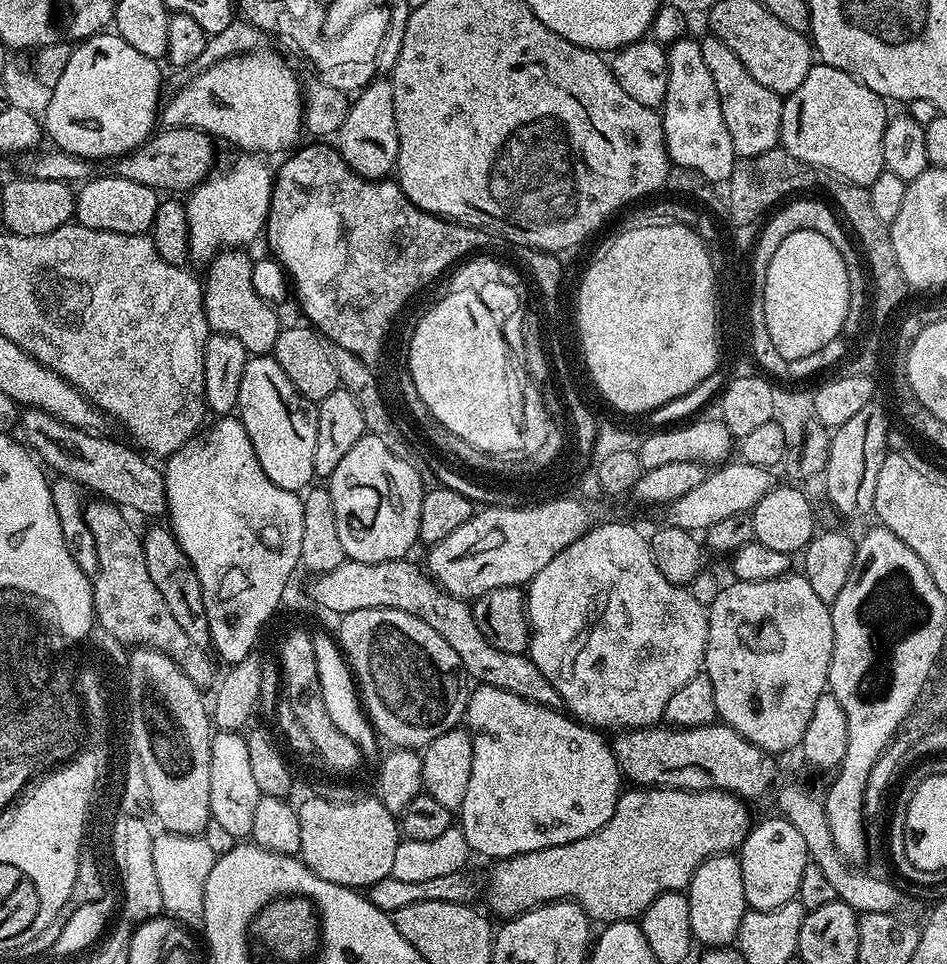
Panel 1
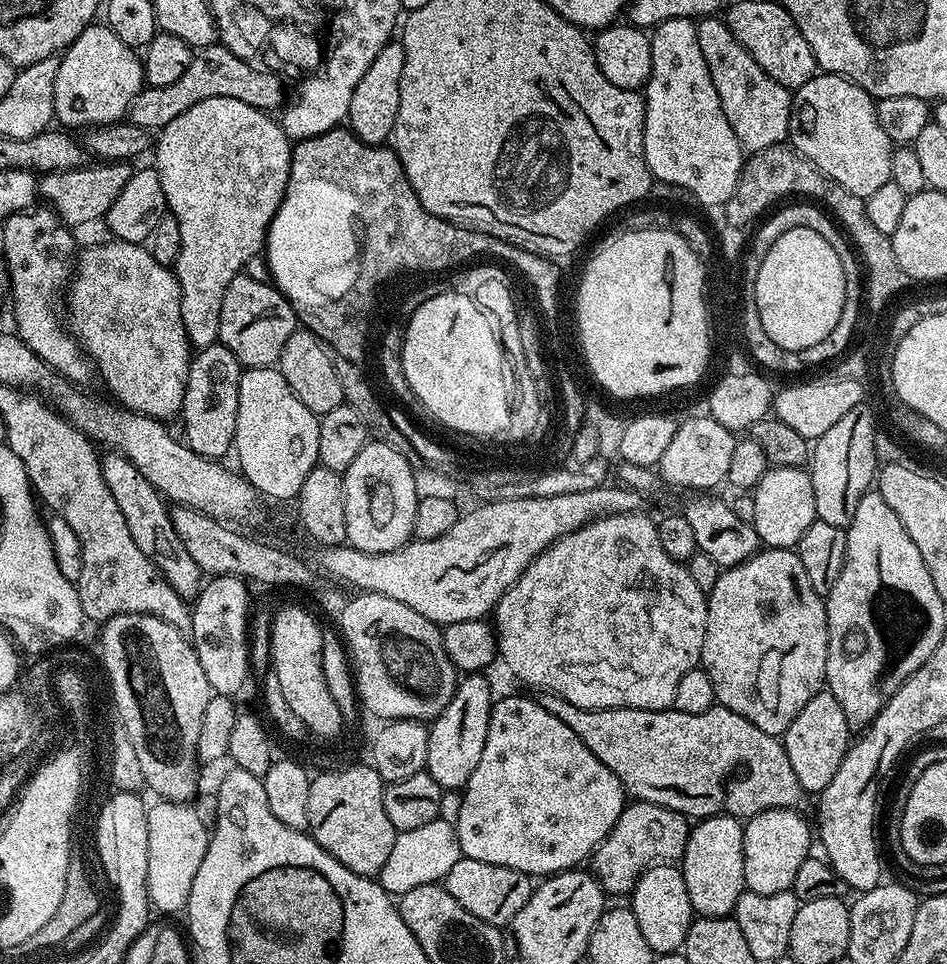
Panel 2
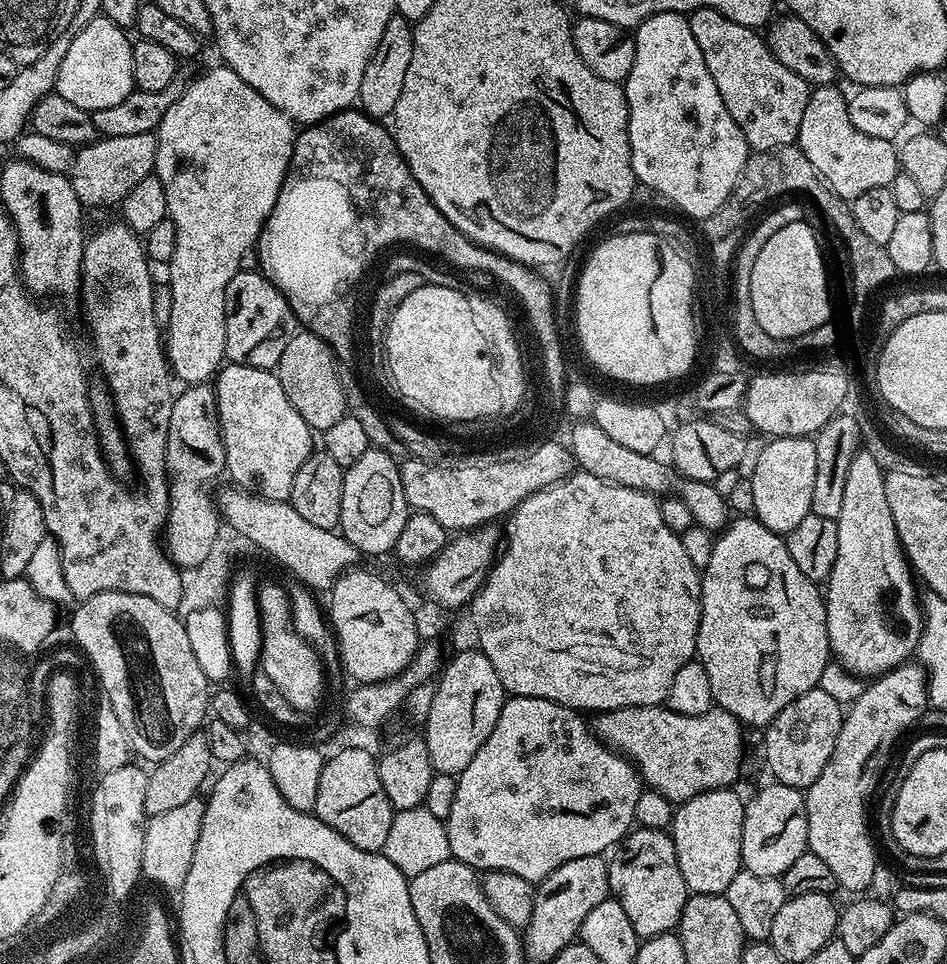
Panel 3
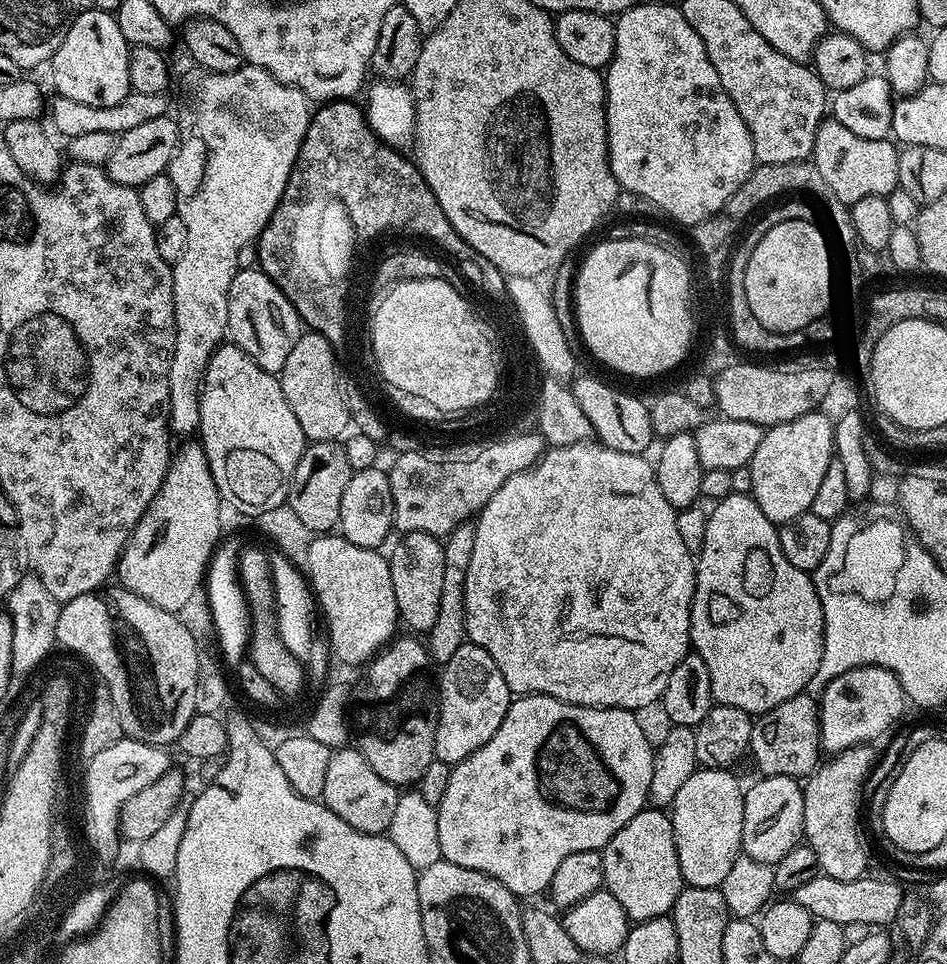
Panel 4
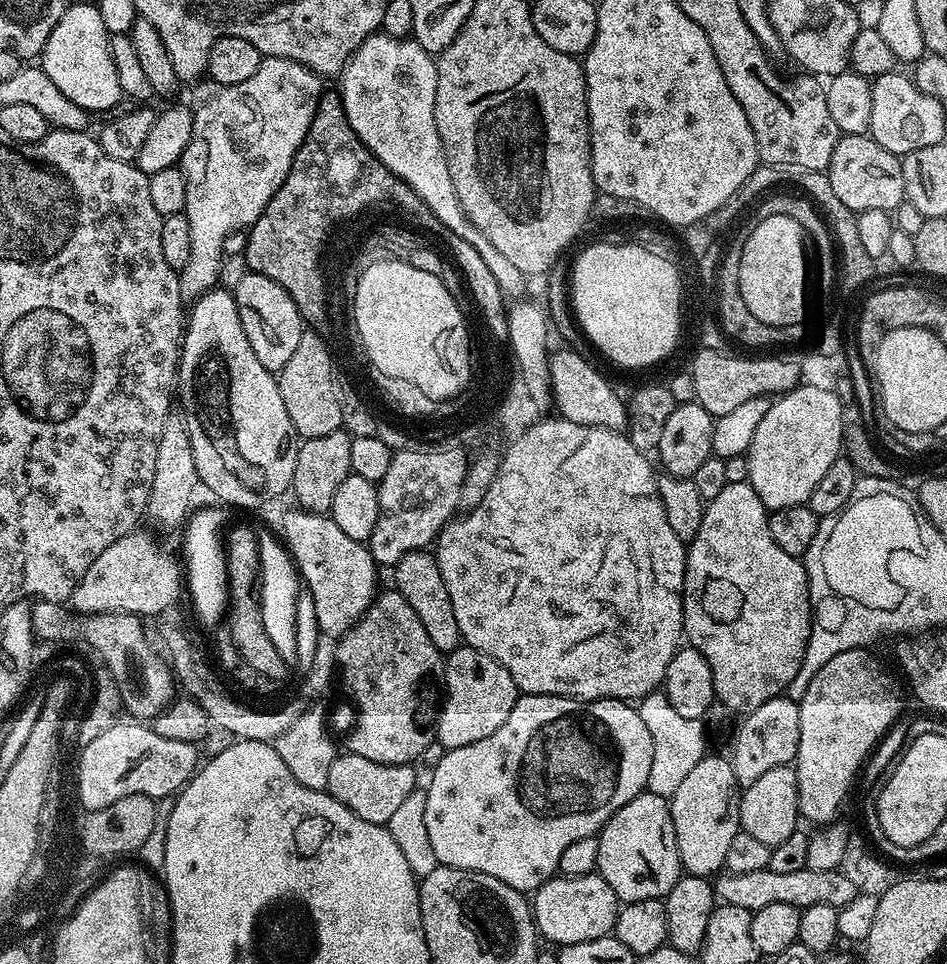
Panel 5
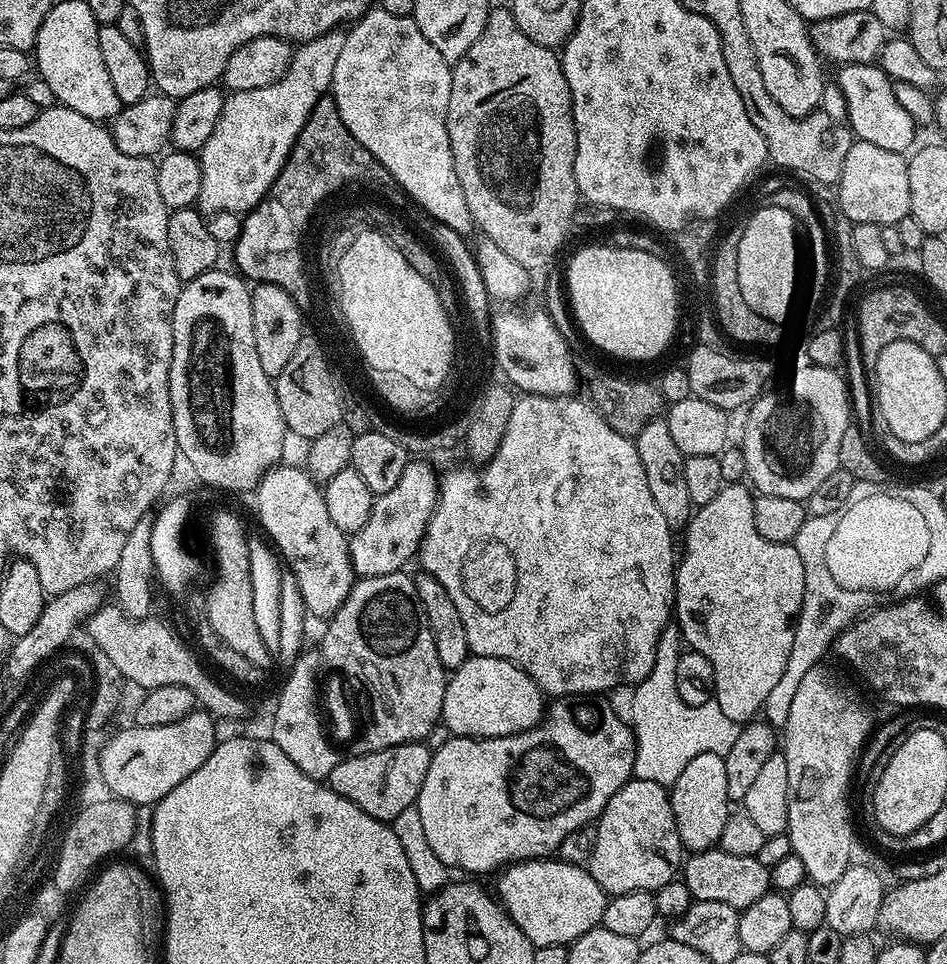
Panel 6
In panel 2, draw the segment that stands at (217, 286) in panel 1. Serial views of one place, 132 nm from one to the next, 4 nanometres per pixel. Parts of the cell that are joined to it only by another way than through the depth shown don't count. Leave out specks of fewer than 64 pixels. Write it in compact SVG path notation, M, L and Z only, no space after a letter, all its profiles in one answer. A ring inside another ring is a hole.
M247 274L236 276L231 282L230 286L226 286L226 294L222 298L222 314L218 322L218 330L220 331L218 340L219 343L226 346L226 350L230 350L230 354L234 354L234 358L238 358L238 362L245 368L271 368L279 365L280 355L282 354L282 346L286 346L286 338L290 338L290 334L294 334L298 330L298 321L296 318L296 311L292 308L292 303L288 301L284 295L280 293L279 288L273 286L268 280L255 280L250 278Z

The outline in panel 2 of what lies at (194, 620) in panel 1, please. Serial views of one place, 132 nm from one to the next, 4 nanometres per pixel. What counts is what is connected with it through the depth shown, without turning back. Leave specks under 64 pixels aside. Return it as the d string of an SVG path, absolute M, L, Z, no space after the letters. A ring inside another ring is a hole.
M115 450L109 451L107 455L100 460L102 478L106 486L110 486L110 494L114 494L114 502L118 502L118 510L122 510L122 518L126 518L126 526L130 526L130 534L138 550L151 558L167 584L174 587L176 594L185 602L193 601L203 587L204 573L194 558L186 554L186 546L182 546L182 538L178 530L174 530L169 505L159 490L150 486L150 482L142 478L140 471L126 457Z

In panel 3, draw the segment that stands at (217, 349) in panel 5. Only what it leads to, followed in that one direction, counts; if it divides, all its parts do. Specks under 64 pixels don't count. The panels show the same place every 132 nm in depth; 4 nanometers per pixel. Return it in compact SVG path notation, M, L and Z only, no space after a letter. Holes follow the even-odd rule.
M225 363L214 377L218 414L220 415L220 432L224 436L226 450L226 476L235 487L243 488L255 495L265 496L268 500L288 500L294 486L294 474L298 466L314 450L314 433L302 422L302 414L290 406L282 382L278 382L275 371L254 366Z

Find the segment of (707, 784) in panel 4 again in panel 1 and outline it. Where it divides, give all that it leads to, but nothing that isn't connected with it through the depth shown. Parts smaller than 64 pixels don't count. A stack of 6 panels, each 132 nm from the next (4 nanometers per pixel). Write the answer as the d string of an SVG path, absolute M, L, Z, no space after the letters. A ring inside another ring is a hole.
M725 854L722 856L712 856L706 862L694 870L692 880L686 889L688 905L690 906L690 926L692 927L692 939L704 943L704 946L728 946L735 941L738 934L738 926L742 922L744 913L749 911L746 902L746 894L742 890L742 866L735 855Z

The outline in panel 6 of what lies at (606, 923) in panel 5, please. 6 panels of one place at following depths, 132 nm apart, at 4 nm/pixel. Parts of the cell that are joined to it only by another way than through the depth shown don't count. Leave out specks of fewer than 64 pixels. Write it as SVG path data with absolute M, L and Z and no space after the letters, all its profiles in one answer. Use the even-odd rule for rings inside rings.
M559 858L521 860L507 865L499 876L495 895L518 930L538 948L555 944L571 946L579 936L600 924L609 901L587 867L568 864Z

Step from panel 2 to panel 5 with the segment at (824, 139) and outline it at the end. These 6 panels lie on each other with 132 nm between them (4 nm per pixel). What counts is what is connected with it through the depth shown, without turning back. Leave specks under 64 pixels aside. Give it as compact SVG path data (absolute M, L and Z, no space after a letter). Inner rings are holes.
M841 135L840 141L834 146L834 158L830 158L826 175L830 186L834 186L834 194L838 194L839 200L852 212L859 214L881 208L883 212L891 213L897 206L905 203L900 161L901 157L895 156L890 150L882 150L882 146L878 146L871 135Z

